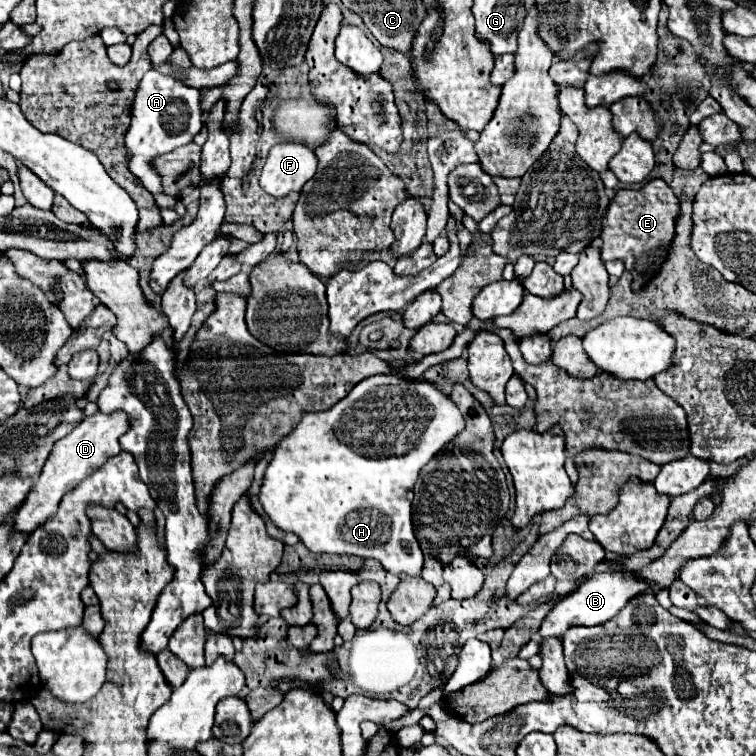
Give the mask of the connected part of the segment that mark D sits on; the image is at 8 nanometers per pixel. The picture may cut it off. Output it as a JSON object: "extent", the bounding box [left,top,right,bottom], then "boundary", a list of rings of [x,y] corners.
{"extent":[13,414,127,534],"boundary":[[[93,414],[83,418],[83,422],[65,438],[61,438],[59,442],[55,442],[41,476],[37,478],[37,482],[33,484],[33,488],[29,490],[23,506],[19,508],[19,512],[15,514],[13,520],[13,528],[17,532],[25,532],[31,534],[35,528],[43,526],[59,508],[61,498],[75,490],[75,486],[79,486],[81,480],[85,480],[87,476],[91,476],[95,470],[99,470],[99,466],[103,466],[111,456],[117,456],[121,452],[119,448],[119,436],[127,430],[127,414]]]}

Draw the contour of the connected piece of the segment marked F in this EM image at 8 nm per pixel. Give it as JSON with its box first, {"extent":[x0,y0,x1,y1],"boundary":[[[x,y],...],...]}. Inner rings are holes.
{"extent":[261,144,317,198],"boundary":[[[277,144],[271,148],[269,158],[261,172],[261,188],[283,198],[291,192],[299,192],[317,170],[317,158],[313,150],[301,144]]]}

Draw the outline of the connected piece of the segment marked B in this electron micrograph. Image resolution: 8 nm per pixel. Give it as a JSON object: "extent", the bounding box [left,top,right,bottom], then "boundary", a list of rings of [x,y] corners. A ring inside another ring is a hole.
{"extent":[539,564,649,638],"boundary":[[[603,564],[603,572],[597,572],[595,576],[591,578],[583,578],[577,586],[577,590],[565,598],[559,598],[553,606],[553,610],[545,616],[541,628],[539,628],[539,634],[541,638],[561,638],[567,628],[571,626],[599,626],[603,622],[607,622],[609,618],[613,618],[631,598],[643,594],[649,584],[639,580],[637,576],[633,574],[627,574],[627,572],[621,572],[621,570],[613,570],[609,568],[607,564]]]}

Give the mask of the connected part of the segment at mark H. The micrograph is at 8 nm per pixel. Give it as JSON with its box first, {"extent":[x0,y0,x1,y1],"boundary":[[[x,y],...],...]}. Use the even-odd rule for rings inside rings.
{"extent":[259,376,463,576],"boundary":[[[369,376],[363,382],[359,382],[341,402],[337,402],[335,406],[331,406],[329,410],[323,412],[307,412],[303,414],[303,418],[299,420],[299,424],[295,426],[295,430],[291,430],[291,434],[287,434],[287,438],[279,440],[277,446],[273,448],[273,458],[265,470],[263,476],[263,484],[259,490],[259,502],[263,506],[263,510],[267,512],[267,516],[271,518],[271,522],[283,530],[283,532],[293,532],[299,536],[299,540],[315,554],[351,554],[351,556],[361,556],[361,558],[375,558],[383,564],[383,568],[391,574],[397,576],[421,576],[421,568],[423,568],[423,554],[419,548],[419,542],[415,540],[413,534],[413,524],[411,524],[411,502],[413,502],[413,486],[417,482],[419,470],[449,442],[453,440],[463,428],[463,416],[459,412],[459,408],[451,402],[449,396],[441,394],[439,390],[435,390],[433,384],[429,382],[415,382],[415,380],[407,380],[407,378],[399,378],[399,376]]]}

